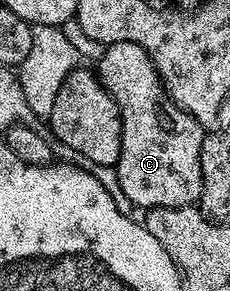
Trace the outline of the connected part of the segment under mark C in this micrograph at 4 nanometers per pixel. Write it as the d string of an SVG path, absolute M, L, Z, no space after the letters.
M117 42L116 44L108 44L103 49L103 56L97 60L97 75L107 93L117 102L119 113L121 114L121 154L119 155L119 163L115 165L113 171L120 182L120 190L122 199L127 199L129 203L136 204L142 210L150 210L152 208L185 208L194 205L198 201L201 194L201 186L203 179L201 178L201 146L203 145L203 137L205 129L200 126L194 118L187 112L181 111L179 107L171 100L165 98L163 85L159 82L159 75L153 66L153 62L149 58L149 54L141 46L137 46L137 42Z

